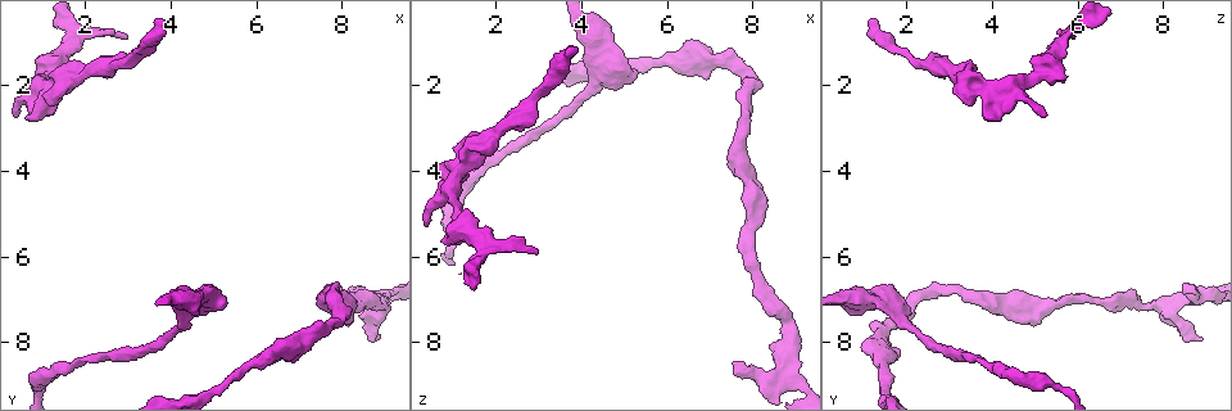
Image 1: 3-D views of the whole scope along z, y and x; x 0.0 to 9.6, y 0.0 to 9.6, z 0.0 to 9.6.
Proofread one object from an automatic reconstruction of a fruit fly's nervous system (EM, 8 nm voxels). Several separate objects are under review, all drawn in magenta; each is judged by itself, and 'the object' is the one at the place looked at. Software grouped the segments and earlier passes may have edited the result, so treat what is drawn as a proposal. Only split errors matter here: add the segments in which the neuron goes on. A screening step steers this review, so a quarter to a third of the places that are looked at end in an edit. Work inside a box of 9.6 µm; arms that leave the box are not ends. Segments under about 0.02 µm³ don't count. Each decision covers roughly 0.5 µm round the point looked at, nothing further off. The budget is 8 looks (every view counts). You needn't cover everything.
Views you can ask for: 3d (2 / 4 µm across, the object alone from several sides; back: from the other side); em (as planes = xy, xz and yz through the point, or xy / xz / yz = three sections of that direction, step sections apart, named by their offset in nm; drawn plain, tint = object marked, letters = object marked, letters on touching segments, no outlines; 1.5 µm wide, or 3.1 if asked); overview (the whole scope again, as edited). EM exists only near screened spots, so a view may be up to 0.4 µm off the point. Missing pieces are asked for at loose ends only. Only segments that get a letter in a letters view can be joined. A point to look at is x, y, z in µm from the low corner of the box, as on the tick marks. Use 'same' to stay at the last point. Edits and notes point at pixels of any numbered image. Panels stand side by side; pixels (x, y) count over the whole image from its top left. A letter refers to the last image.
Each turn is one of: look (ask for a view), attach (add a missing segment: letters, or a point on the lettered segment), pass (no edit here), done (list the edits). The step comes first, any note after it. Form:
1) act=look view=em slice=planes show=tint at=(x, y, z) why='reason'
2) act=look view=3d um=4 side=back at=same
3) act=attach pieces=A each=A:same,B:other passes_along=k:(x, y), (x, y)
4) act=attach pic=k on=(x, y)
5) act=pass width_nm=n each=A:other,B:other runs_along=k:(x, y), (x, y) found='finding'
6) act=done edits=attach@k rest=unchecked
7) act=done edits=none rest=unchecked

act=look view=3d um=2 at=(3.00, 0.90, 5.90) why='free end'

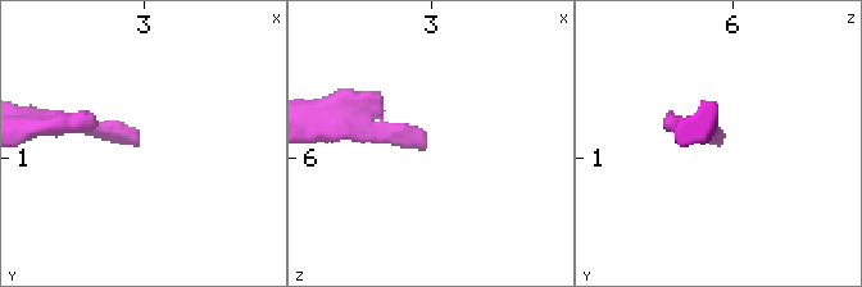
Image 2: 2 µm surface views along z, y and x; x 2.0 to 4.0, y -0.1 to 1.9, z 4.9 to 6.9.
act=look view=em slice=planes show=letters at=(2.94, 0.90, 5.94) why='shape alone is not enough'

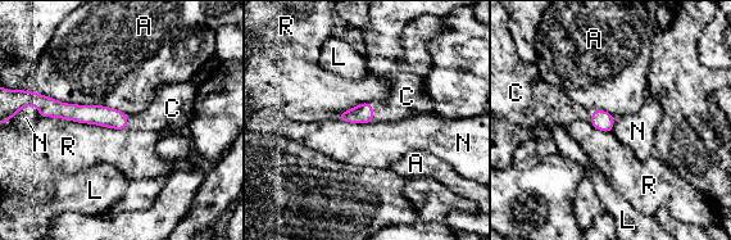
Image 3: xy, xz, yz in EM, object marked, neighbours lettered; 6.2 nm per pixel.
act=attach pieces=C each=A:other,C:same,L:other,N:other,R:other found='it goes on there'

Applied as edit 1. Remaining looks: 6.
act=look view=overview why='see it whole again'

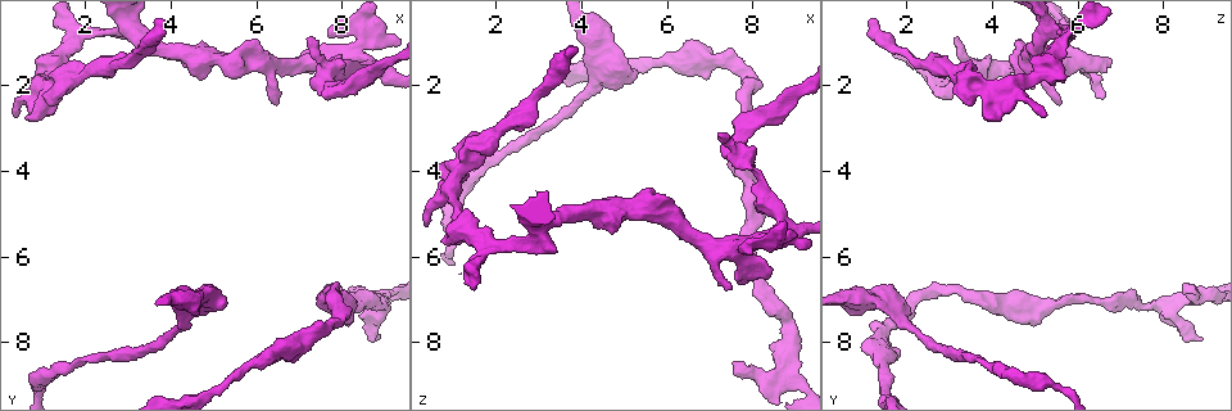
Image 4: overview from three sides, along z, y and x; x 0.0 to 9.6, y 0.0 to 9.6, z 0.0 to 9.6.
act=look view=em slice=planes show=letters at=(7.55, 1.40, 6.75) why='branch stops here'

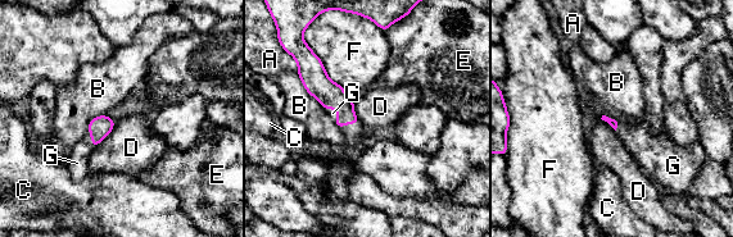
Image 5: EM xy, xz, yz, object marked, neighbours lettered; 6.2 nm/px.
act=attach pieces=G each=A:other,B:other,C:other,D:other,E:other,F:other,G:same passes_along=5:(330, 95), (348, 123), (340, 162) found='the neuron continues'

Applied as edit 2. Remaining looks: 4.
act=look view=3d um=4 at=(8.75, 7.90, 8.95) why='an open end'

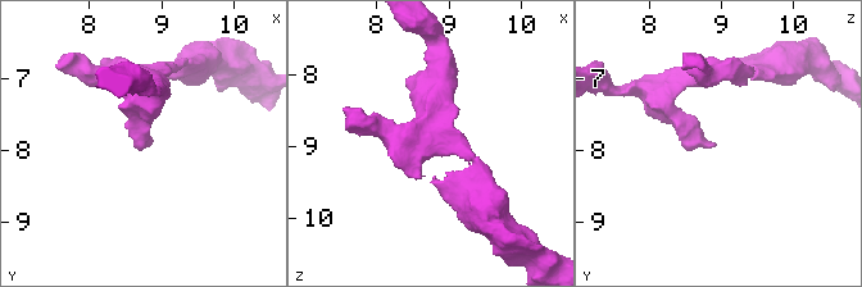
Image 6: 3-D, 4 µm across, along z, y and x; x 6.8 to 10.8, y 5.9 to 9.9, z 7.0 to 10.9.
act=look view=em slice=yz step=4 show=tint at=(8.80, 7.95, 8.90)

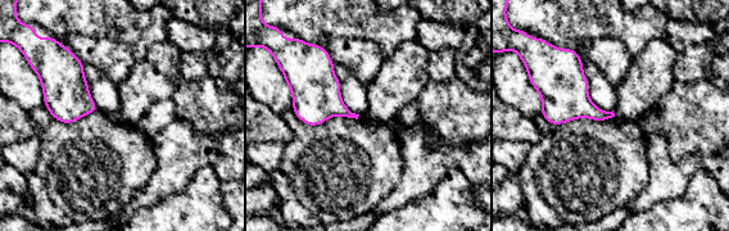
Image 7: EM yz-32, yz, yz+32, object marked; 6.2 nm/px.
act=look view=em slice=planes show=letters at=same

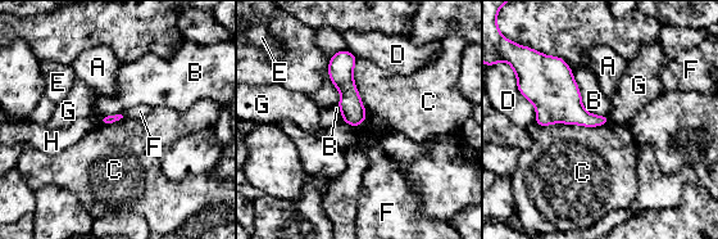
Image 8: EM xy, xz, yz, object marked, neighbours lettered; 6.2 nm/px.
act=pass each=A:other,B:other,C:other,D:other,E:other,F:other,G:other,H:other runs_along=8:(341, 54), (341, 75), (355, 122) found='none of them fits'

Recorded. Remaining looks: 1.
act=done edits=attach@3,attach@5 rest=unchecked

